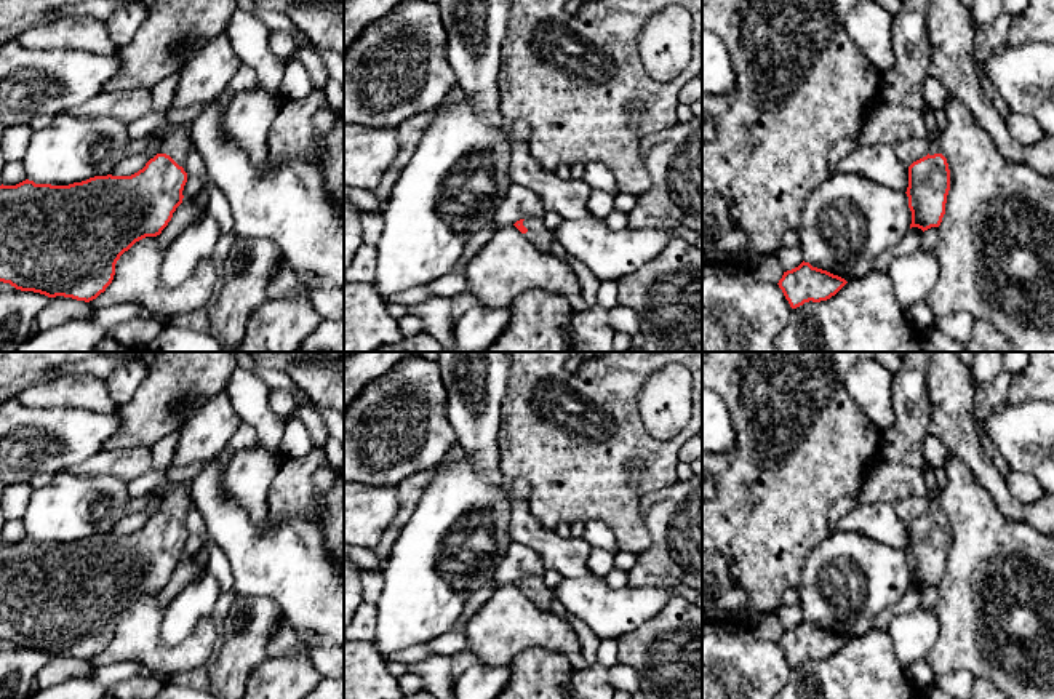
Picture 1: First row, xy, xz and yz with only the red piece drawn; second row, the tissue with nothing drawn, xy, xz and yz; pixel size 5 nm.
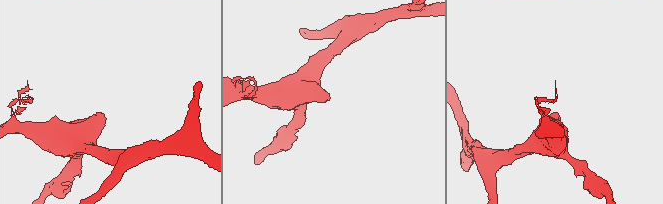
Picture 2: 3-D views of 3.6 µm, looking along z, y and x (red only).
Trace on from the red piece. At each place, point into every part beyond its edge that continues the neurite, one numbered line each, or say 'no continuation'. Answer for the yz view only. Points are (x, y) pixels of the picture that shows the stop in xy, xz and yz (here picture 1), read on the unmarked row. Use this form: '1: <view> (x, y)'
1: yz (934, 496)

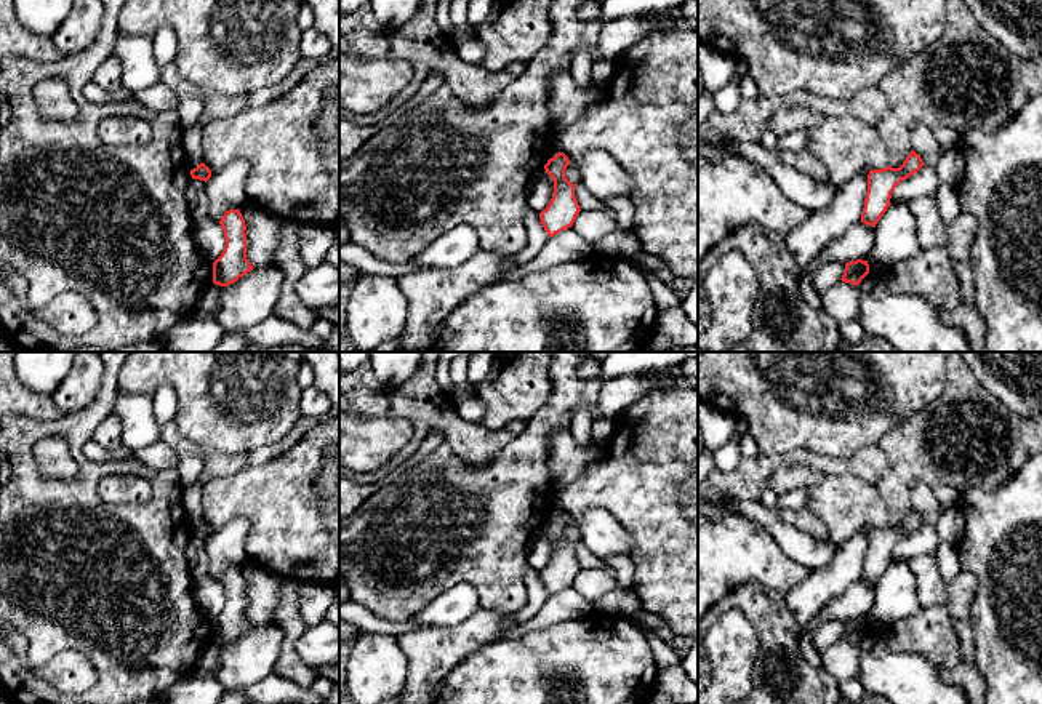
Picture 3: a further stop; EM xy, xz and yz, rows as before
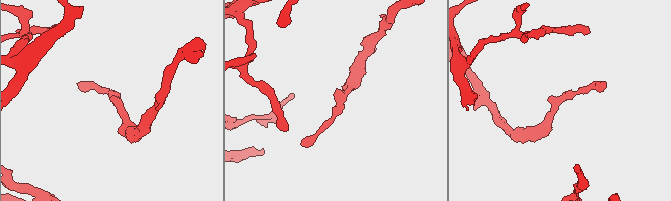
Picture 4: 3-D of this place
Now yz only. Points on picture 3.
no continuation

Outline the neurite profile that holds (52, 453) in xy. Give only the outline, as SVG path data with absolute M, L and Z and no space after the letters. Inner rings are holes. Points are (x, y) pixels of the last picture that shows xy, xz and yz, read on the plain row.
M64 437L40 438L34 446L34 454L46 478L67 480L77 475L77 462Z

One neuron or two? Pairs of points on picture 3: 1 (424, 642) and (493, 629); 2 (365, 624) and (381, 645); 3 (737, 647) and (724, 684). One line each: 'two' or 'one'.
1: one
2: two
3: one

